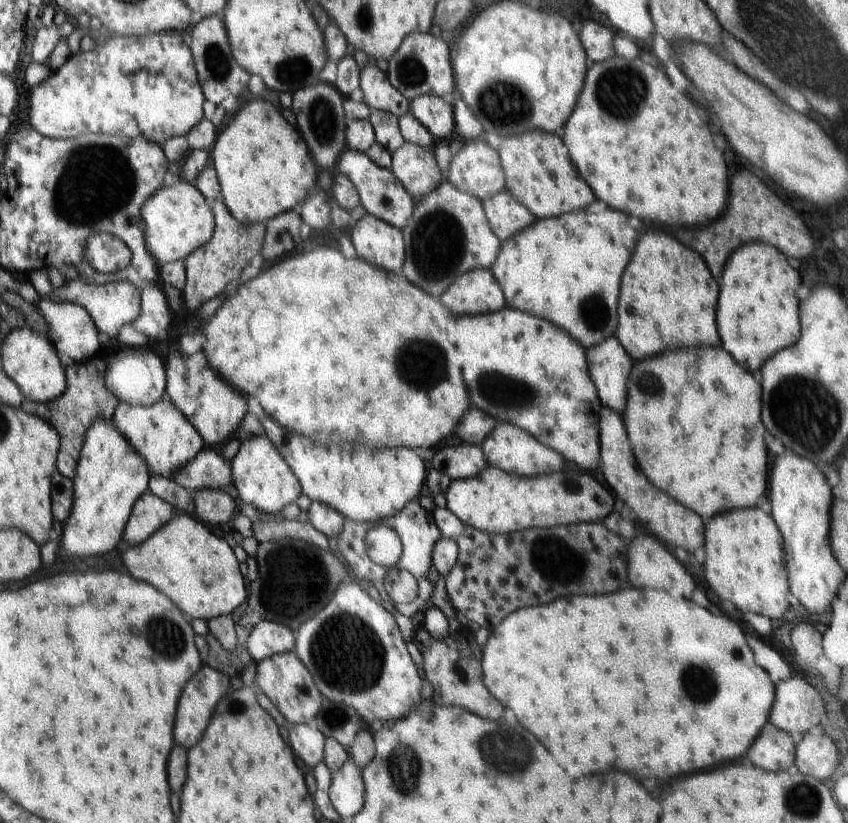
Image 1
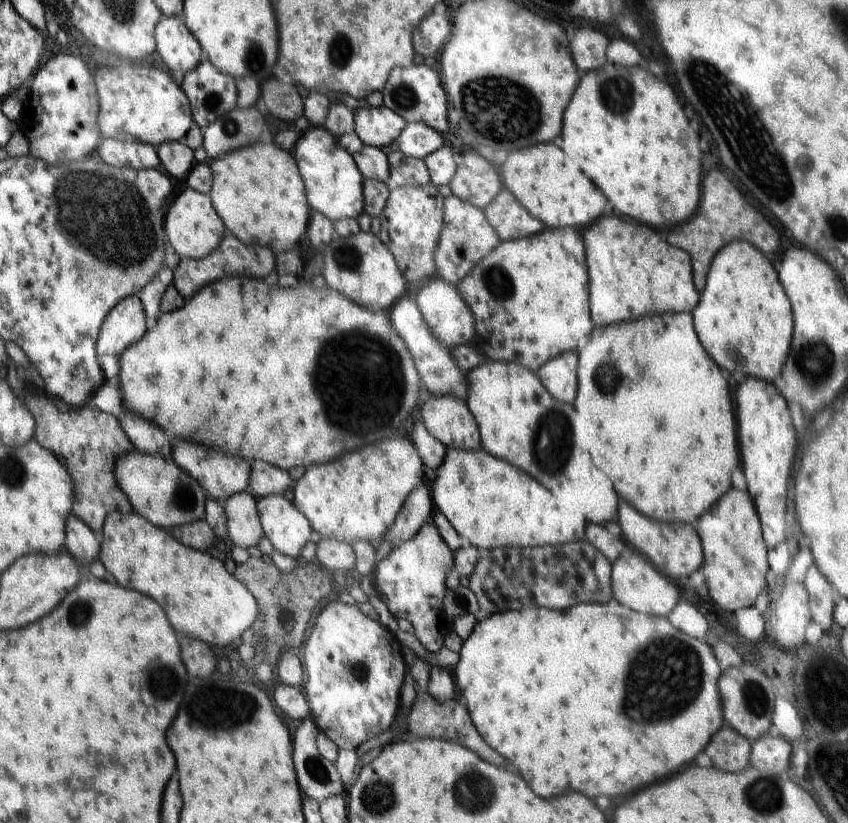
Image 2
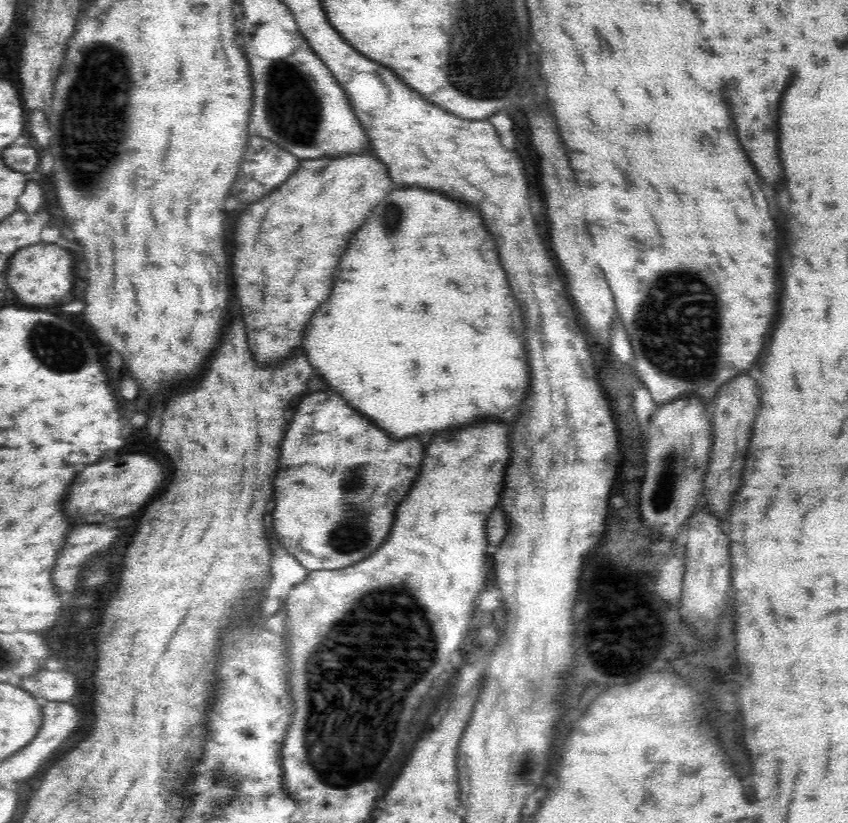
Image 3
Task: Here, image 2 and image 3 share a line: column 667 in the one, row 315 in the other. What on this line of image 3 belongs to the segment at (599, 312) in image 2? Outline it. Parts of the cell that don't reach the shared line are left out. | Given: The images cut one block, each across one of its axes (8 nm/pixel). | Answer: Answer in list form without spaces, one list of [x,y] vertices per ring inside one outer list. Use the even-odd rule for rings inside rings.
[[[372,150],[351,153],[340,158],[318,158],[300,160],[300,168],[272,194],[260,202],[250,204],[236,222],[234,232],[234,262],[232,272],[236,280],[236,296],[240,302],[242,318],[246,324],[248,346],[254,360],[263,366],[280,366],[294,348],[301,348],[304,342],[306,324],[312,314],[329,298],[334,286],[336,266],[360,224],[390,192],[397,186],[389,177],[387,166],[375,158]]]

